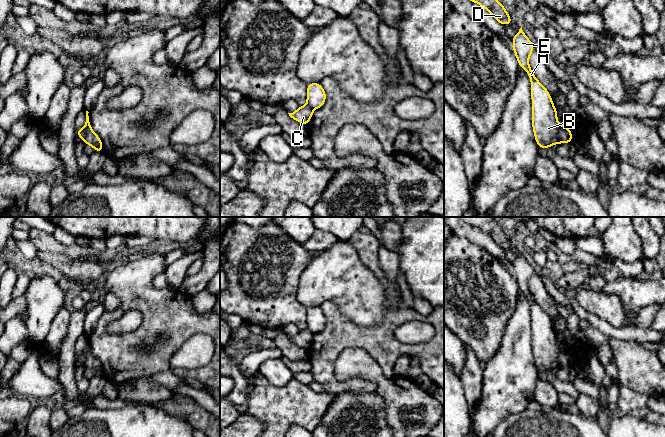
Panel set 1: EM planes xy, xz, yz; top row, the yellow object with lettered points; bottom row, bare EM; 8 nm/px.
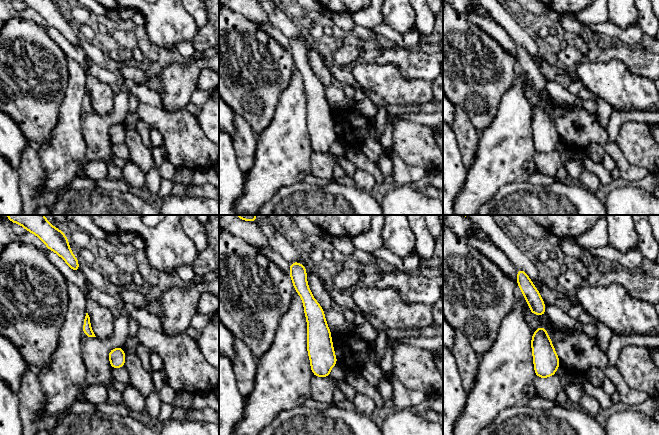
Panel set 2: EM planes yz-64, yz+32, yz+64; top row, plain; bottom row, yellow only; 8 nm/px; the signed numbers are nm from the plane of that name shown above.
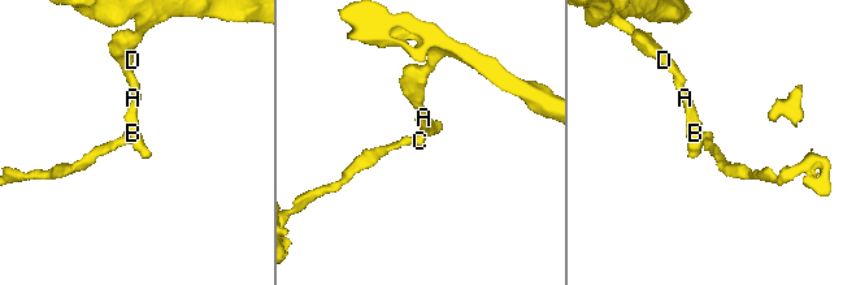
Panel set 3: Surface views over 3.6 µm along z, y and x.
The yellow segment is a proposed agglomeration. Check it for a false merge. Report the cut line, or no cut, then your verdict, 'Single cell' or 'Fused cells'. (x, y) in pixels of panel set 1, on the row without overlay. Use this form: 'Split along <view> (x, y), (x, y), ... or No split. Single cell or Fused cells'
Split along yz (559, 349), (558, 366). Fused cells

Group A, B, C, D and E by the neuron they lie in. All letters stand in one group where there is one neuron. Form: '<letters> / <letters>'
A B D E / C

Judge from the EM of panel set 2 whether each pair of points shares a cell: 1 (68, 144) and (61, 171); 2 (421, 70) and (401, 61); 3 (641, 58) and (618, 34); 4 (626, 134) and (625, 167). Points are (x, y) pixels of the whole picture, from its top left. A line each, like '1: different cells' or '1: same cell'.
1: same cell
2: same cell
3: different cells
4: different cells

